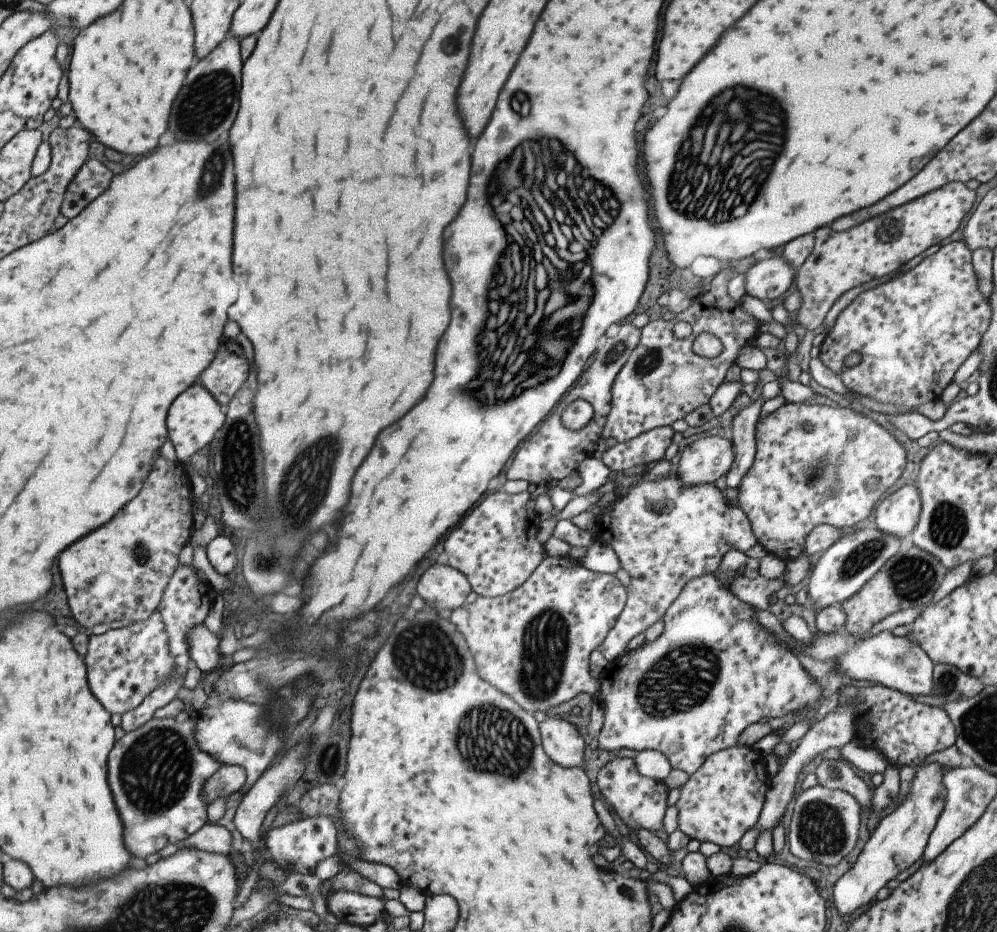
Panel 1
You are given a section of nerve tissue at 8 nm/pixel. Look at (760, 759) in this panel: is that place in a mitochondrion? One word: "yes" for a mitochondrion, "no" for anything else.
no

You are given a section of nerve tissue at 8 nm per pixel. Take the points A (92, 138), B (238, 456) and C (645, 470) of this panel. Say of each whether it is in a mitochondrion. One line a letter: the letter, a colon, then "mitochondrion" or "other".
A: other
B: mitochondrion
C: other

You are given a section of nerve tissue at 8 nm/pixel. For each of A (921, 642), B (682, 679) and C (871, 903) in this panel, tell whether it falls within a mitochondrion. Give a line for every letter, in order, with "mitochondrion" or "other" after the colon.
A: other
B: mitochondrion
C: other

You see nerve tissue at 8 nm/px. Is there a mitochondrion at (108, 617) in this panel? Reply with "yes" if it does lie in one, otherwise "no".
no

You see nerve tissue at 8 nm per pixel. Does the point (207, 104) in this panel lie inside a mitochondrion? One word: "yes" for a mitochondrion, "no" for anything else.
yes

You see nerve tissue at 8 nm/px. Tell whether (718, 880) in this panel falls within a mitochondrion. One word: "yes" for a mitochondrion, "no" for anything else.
no

